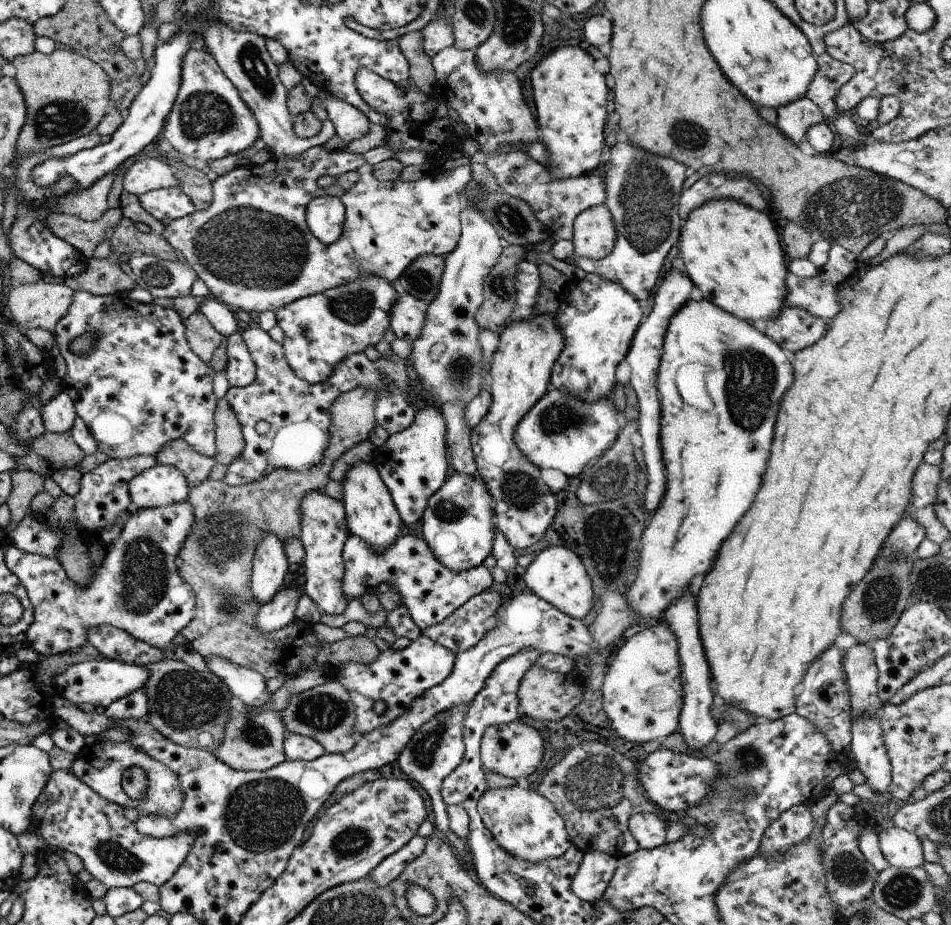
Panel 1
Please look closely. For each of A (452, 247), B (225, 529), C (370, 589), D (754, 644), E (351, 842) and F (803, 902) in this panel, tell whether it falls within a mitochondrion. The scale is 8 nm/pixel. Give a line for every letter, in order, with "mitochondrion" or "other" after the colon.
A: other
B: mitochondrion
C: other
D: other
E: mitochondrion
F: other

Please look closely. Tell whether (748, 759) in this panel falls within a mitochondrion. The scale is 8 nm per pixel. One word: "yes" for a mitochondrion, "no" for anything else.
yes

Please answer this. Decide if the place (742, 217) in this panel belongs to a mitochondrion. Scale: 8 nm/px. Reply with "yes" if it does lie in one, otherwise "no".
no

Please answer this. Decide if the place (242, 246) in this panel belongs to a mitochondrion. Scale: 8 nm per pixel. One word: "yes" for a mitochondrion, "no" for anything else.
yes

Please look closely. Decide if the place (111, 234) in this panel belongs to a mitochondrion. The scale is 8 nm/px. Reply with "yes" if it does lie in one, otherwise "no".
no

